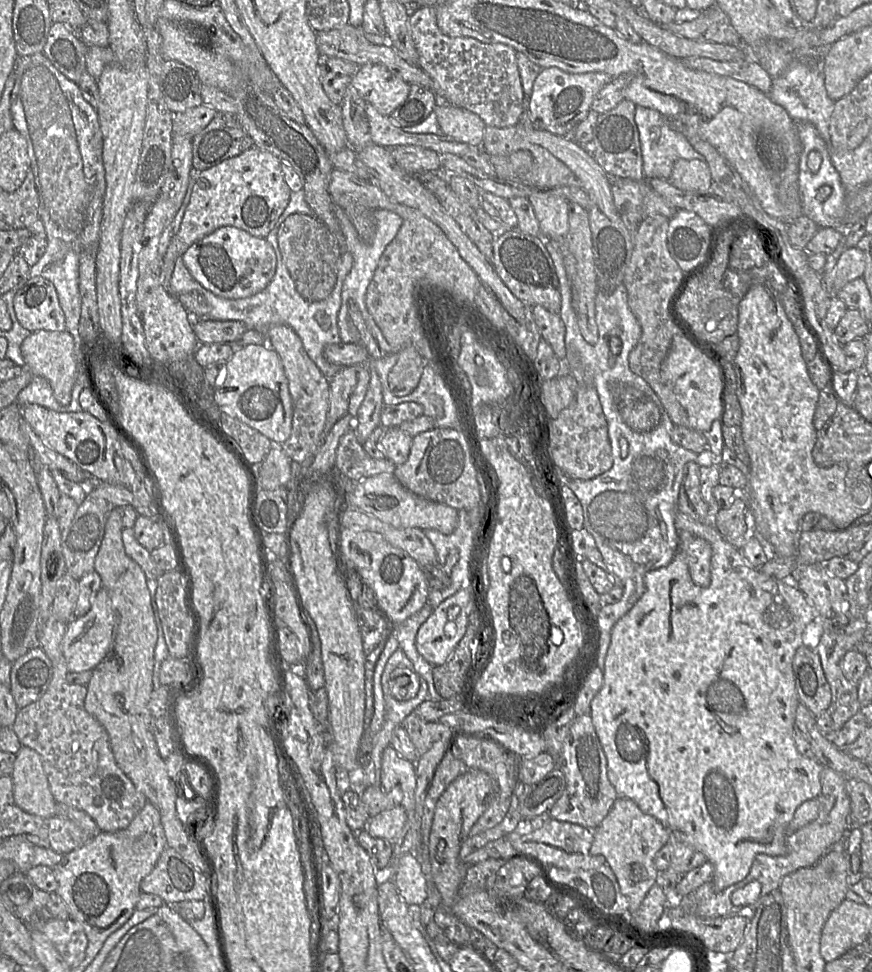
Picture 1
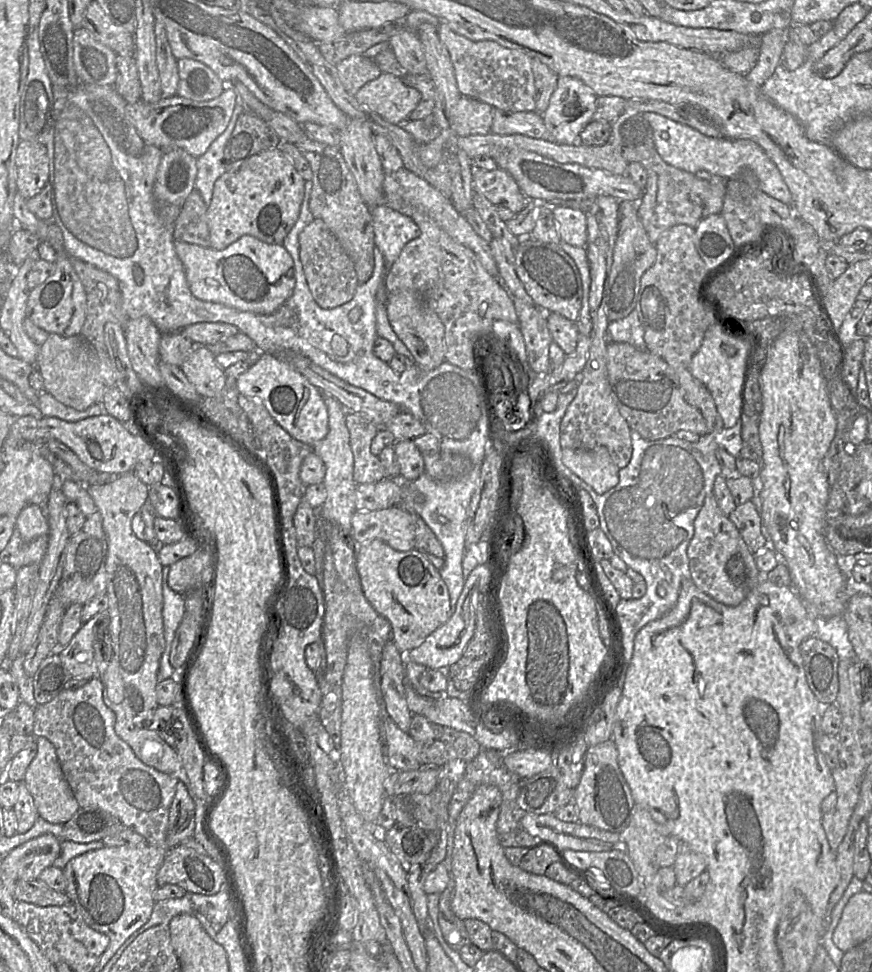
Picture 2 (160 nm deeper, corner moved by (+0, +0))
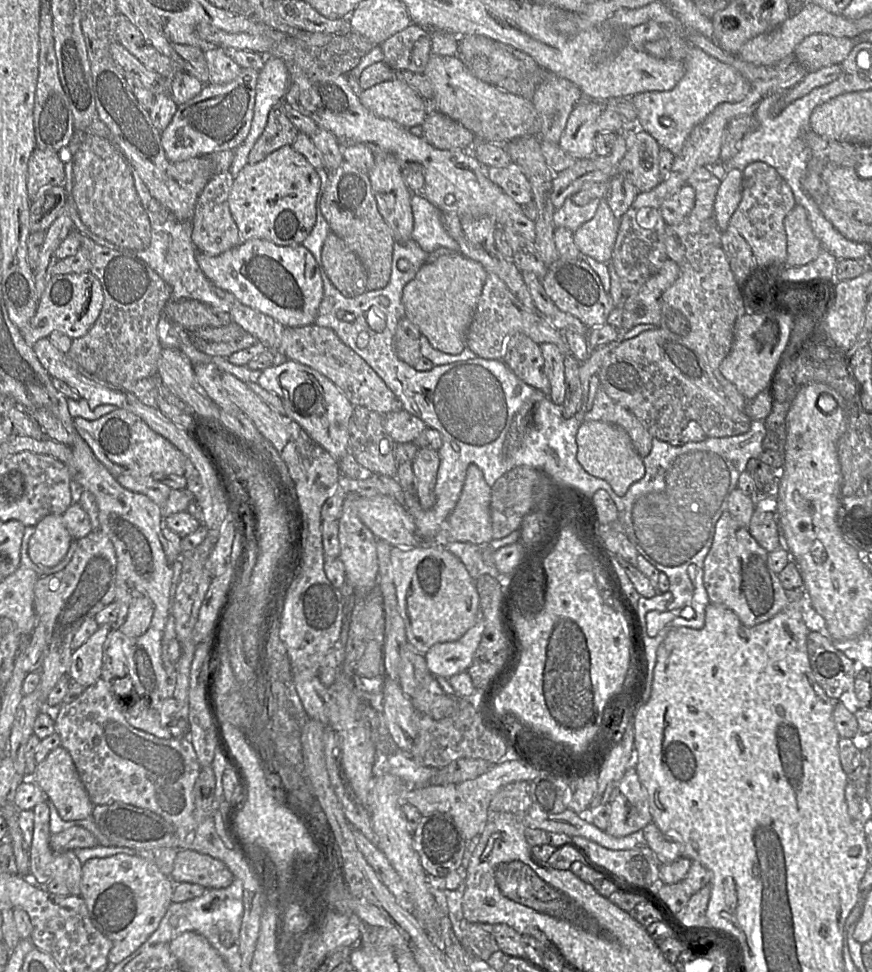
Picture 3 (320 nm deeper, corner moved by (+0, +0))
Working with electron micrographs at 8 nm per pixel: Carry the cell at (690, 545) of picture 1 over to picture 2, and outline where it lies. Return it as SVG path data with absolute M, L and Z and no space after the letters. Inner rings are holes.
M713 493L706 496L694 520L694 535L687 547L691 579L711 598L727 606L738 606L764 575L736 526L719 508Z

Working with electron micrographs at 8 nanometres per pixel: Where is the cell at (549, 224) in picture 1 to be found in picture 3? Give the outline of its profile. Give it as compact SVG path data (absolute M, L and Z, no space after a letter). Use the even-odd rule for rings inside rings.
M602 199L593 218L582 224L573 232L573 239L581 254L602 263L611 263L613 248L616 241L620 219L616 218L608 203Z

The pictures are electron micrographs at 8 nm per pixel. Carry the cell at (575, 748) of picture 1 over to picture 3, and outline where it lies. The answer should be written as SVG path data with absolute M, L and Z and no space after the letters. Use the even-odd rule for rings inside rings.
M629 769L609 797L609 824L604 832L624 837L642 830L650 822L646 791L635 769Z

